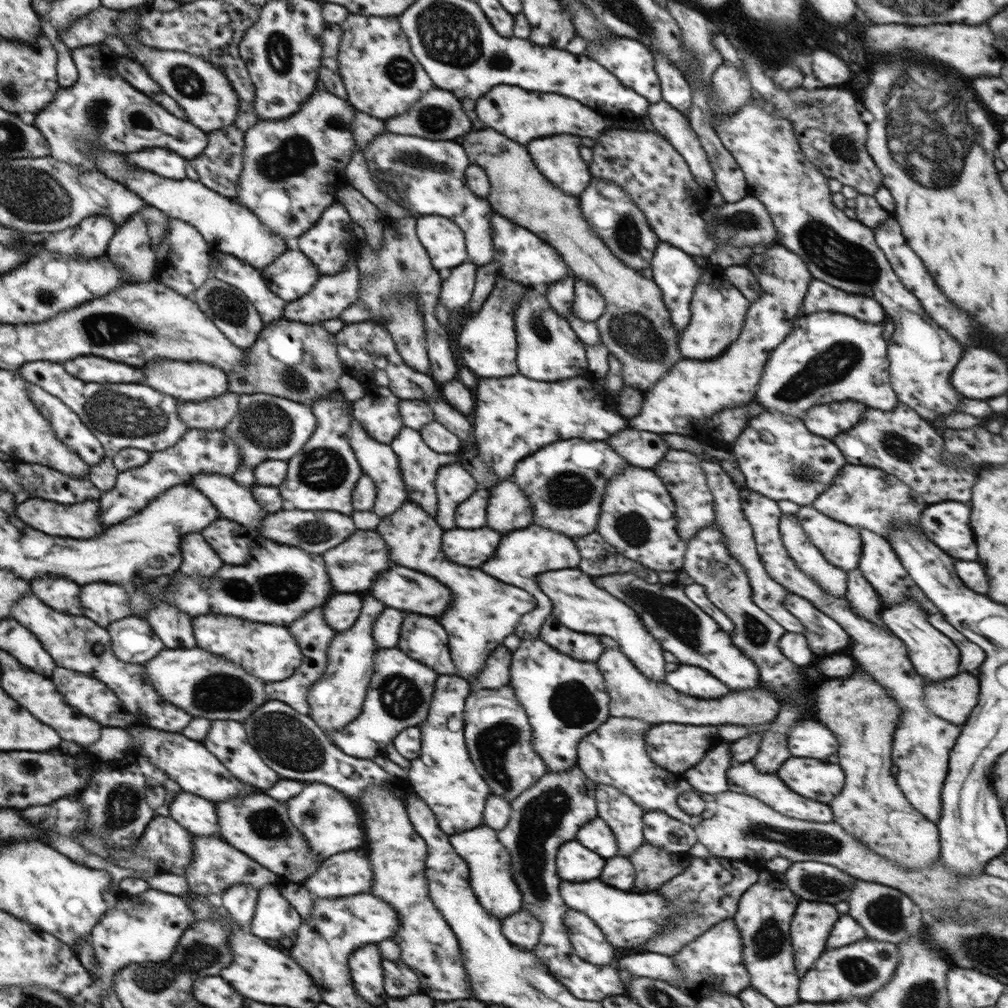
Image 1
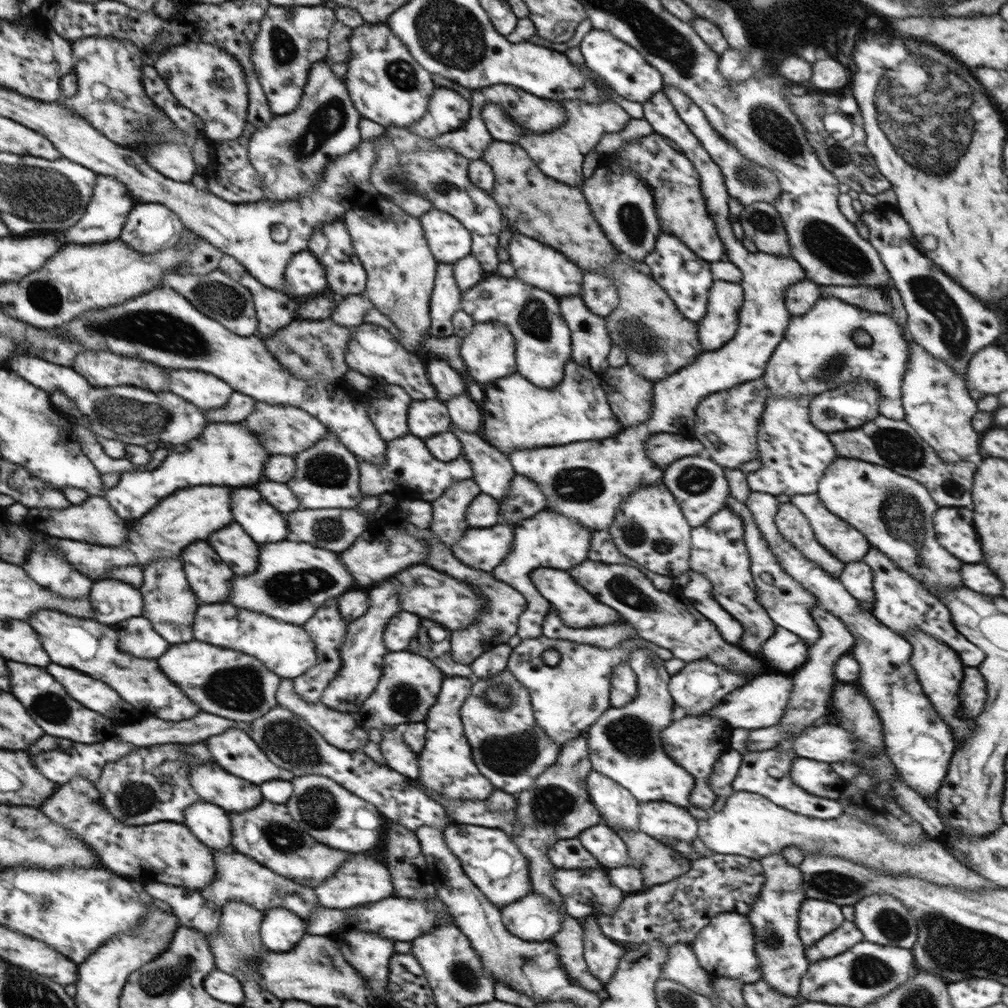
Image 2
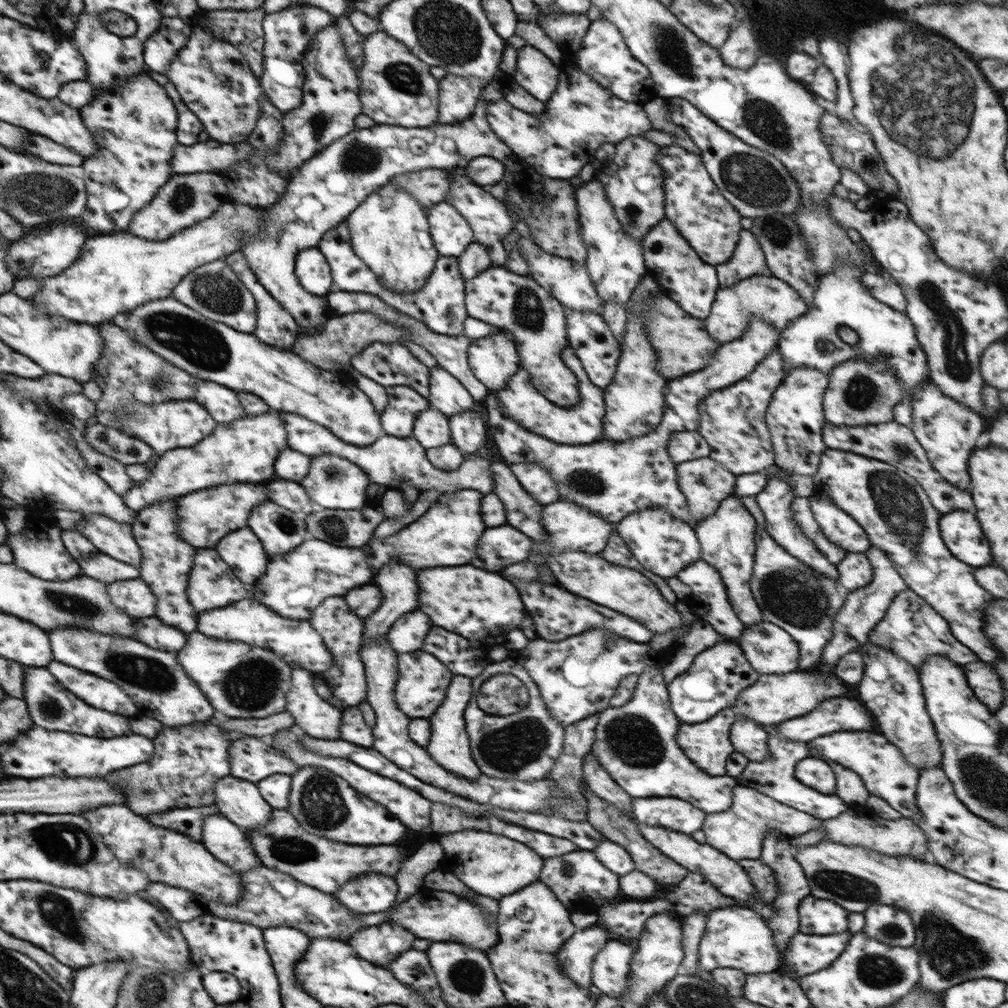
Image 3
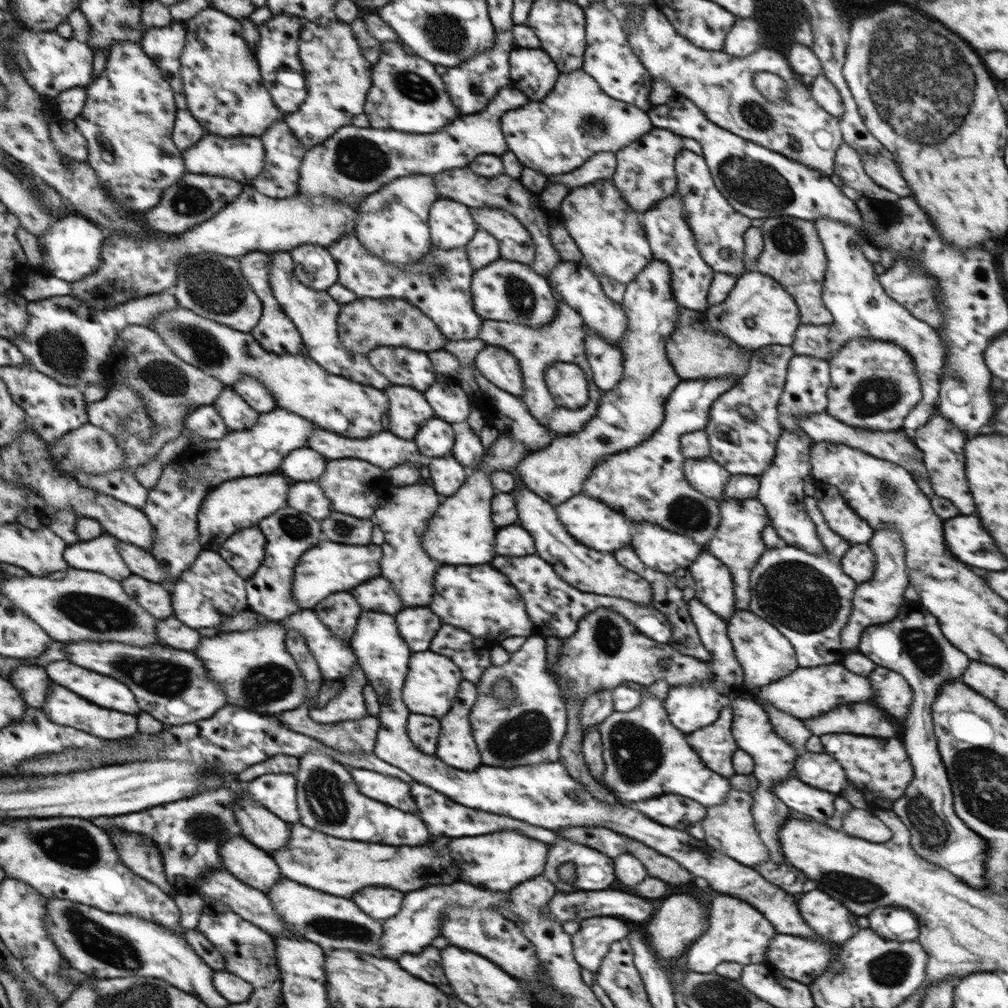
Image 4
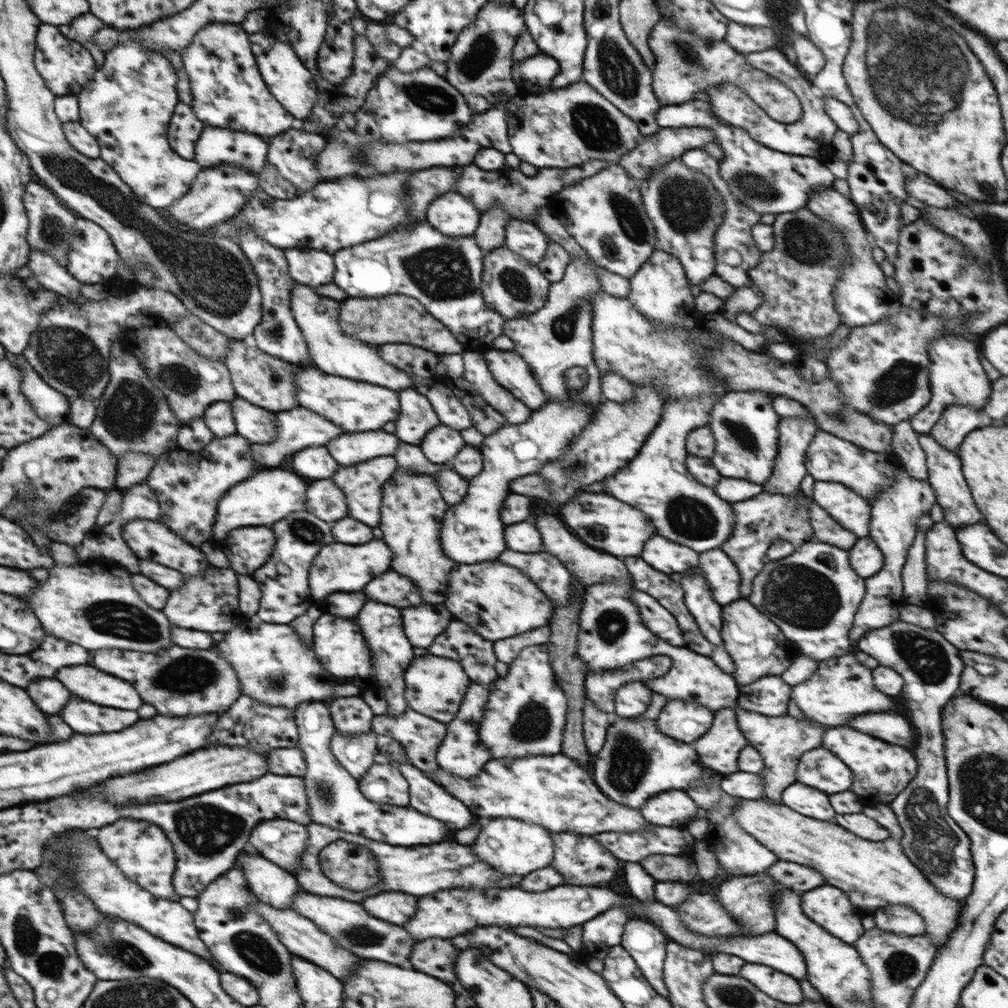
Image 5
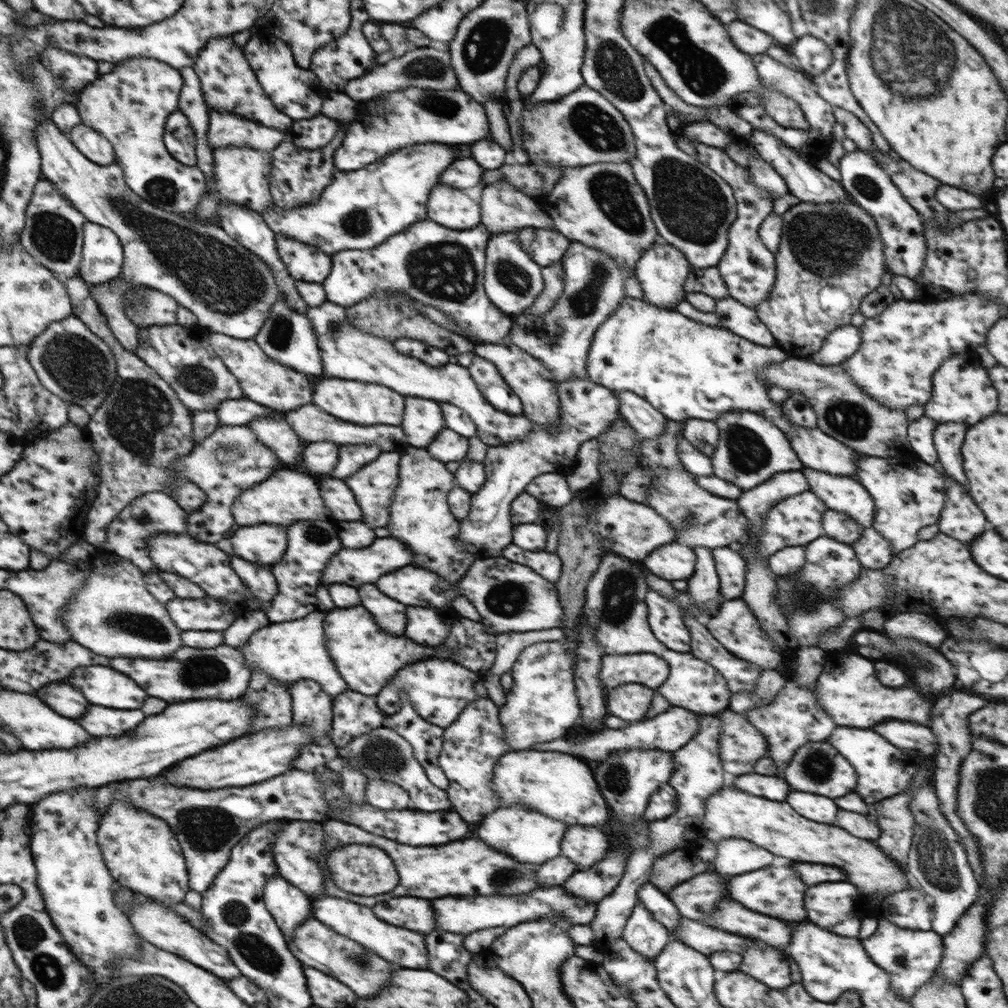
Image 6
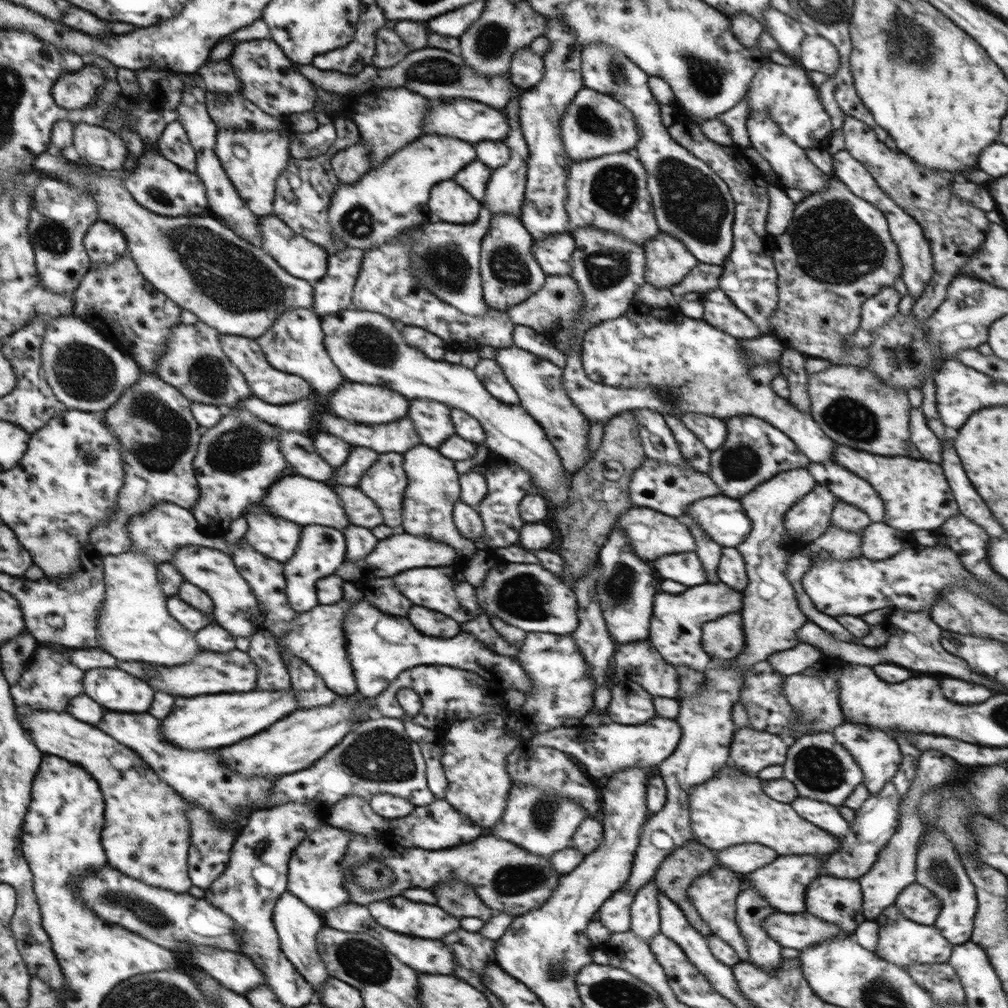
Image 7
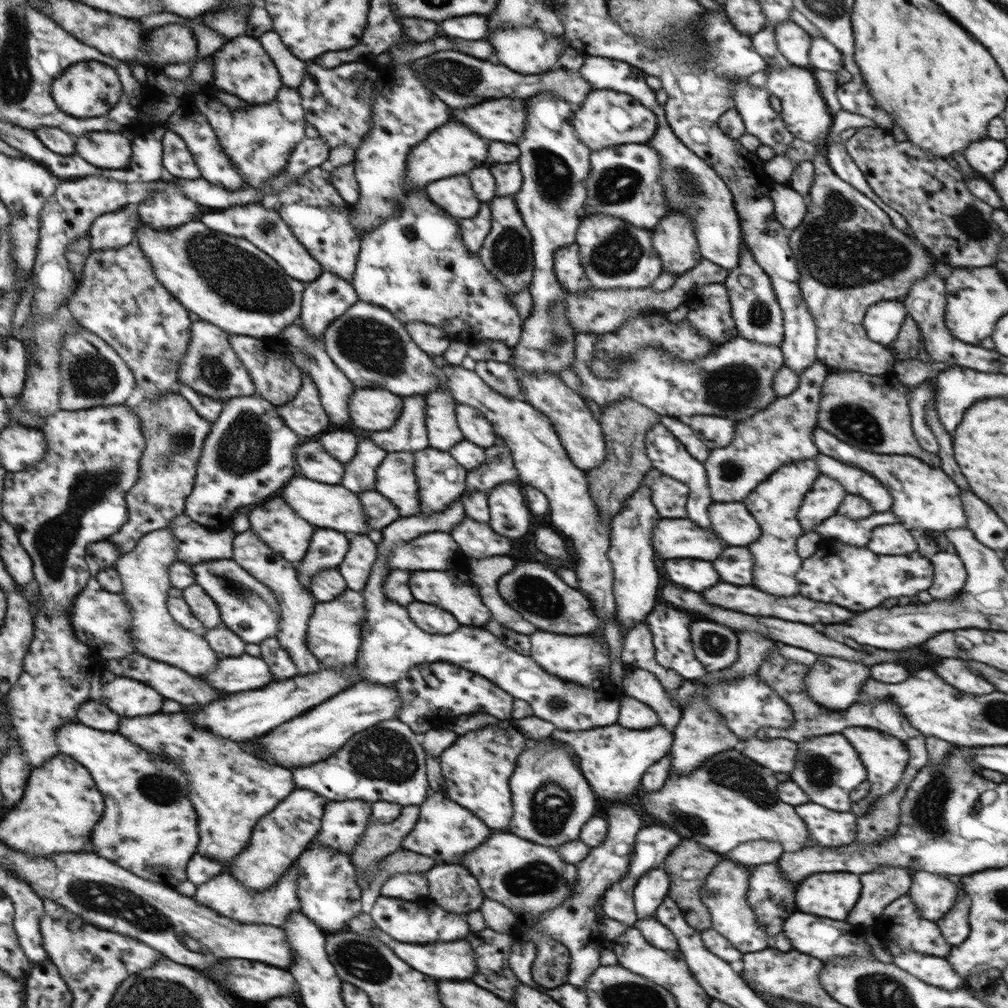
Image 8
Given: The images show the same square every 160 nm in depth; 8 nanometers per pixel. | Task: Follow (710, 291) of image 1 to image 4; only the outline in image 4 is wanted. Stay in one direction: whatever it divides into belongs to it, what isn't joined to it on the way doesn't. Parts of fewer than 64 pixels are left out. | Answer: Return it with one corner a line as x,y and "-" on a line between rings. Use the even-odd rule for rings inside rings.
757,270
740,275
729,295
721,303
708,307
706,313
710,326
715,328
718,334
748,350
773,344
791,345
801,323
797,302
788,291
774,278
-
748,318
754,320
754,326
746,325

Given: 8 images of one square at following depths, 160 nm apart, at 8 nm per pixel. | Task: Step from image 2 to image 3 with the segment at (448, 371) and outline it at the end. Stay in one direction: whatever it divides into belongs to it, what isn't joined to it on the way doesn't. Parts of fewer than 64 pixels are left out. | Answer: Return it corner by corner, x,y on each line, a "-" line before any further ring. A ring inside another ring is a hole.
438,366
432,367
429,371
427,399
432,407
447,417
472,410
475,400
455,376

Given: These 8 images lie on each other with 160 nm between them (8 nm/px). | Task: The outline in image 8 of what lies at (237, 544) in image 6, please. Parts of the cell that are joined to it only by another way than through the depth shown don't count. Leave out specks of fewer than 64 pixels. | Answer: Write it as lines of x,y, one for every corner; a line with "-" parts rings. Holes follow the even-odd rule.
272,498
262,503
264,506
253,506
248,510
248,518
251,530
255,532
270,547
270,551
286,558
289,562
300,562
306,554
306,548
310,544
312,532
316,530
311,522
300,518
291,506
283,498
272,500

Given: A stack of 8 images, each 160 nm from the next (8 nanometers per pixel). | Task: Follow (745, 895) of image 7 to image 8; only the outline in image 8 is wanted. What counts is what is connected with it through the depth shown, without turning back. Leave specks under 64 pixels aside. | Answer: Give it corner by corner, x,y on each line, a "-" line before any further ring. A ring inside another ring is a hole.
776,862
758,865
750,870
749,887
747,892
747,903
755,912
755,919
758,924
765,926
767,938
770,946
774,946
774,939
777,934
782,932
784,918
788,918
796,912
796,904
794,904
794,888
792,884
782,878
782,874
778,872
779,866

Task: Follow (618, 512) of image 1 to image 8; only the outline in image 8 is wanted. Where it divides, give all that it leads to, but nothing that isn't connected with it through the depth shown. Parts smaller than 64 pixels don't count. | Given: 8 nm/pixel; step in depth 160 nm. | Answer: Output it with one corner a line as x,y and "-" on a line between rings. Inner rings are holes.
690,558
664,560
664,572
666,572
668,580
672,580
688,590
694,590
694,592
702,592
720,582
720,578
710,562
700,562
700,560
690,560

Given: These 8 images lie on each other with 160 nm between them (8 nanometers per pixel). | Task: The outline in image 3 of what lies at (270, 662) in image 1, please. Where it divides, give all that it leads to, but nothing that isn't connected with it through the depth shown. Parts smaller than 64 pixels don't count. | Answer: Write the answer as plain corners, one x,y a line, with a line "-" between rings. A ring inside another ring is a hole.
242,599
224,609
214,609
211,612
199,614
198,632
210,638
220,640
236,640
247,642
278,654
288,664
310,670
312,673
323,673
333,666
333,656
324,644
322,637
308,621
292,620
280,617
276,612
268,609
255,600

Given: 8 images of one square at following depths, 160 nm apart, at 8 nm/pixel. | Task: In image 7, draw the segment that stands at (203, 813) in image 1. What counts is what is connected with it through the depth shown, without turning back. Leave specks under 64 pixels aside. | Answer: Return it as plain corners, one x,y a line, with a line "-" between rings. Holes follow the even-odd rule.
286,890
276,899
273,908
273,923
279,936
279,945
282,952
286,955
286,958
292,962
295,969
308,981
308,984
312,986
313,991
315,992
315,1001
325,1005
321,1002
321,996
319,996
319,994
323,991
321,990
321,986
326,981
329,981
329,978
332,976
328,974
328,971
326,970
327,966
324,962
322,962
322,959
317,951
316,935
317,932
325,926
321,915
318,914
313,908
310,908
305,902
302,902
300,898
294,896
294,894
290,891

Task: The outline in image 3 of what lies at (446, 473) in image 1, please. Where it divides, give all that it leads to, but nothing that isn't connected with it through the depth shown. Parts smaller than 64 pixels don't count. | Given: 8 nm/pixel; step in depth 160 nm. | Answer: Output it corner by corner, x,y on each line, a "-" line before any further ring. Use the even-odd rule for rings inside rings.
464,489
442,493
438,500
417,520
402,530
382,538
370,537
370,542
362,548
368,554
368,564
382,568
382,564
392,558
412,566
412,568
432,568
432,566
462,566
476,556
476,542
486,530
480,518
481,502
484,494
480,491

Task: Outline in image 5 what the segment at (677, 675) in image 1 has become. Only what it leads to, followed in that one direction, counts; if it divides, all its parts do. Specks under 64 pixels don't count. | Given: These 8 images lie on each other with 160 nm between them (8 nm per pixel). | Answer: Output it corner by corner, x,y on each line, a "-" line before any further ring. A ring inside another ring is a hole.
697,568
684,574
681,586
687,610
694,617
703,637
714,646
724,647
721,635
723,607
712,598
712,591
704,581
704,572
-
669,700
655,719
660,732
676,740
692,744
712,726
713,710
697,705
694,701

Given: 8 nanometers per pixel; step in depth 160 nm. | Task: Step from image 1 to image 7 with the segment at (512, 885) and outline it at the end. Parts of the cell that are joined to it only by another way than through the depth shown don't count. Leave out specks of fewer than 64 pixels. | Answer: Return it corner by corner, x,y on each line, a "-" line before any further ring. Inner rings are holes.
514,782
511,785
502,822
496,822
492,826
490,834
496,834
498,838
514,842
516,846
544,857
571,846
571,840
576,833
576,828
582,824
584,818
588,818
583,806
574,804
573,800
565,796
554,796
532,786
527,782

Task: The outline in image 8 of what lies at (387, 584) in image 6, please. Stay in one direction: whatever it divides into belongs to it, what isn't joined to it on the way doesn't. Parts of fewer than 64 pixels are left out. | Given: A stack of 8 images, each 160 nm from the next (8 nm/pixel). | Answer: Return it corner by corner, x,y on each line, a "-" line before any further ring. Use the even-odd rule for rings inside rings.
418,570
410,574
410,590
416,600
426,602
426,604
436,604
456,616
460,625
483,627
492,620
492,613
488,606
482,604
478,588
474,586
470,577
462,572
434,572
434,570

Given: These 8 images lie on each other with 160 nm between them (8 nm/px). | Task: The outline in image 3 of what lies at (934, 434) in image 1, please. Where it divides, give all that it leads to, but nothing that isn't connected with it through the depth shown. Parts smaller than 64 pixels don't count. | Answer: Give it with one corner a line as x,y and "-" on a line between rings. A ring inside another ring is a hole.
896,421
864,426
834,426
826,422
822,429
822,436
827,447
853,452
866,458
874,458
909,474
918,481
918,484
922,485
932,506
935,506
942,515
948,514
952,510
968,510
972,506
970,492
964,492
964,490
950,484
932,466
924,447
917,441
910,426
907,427

